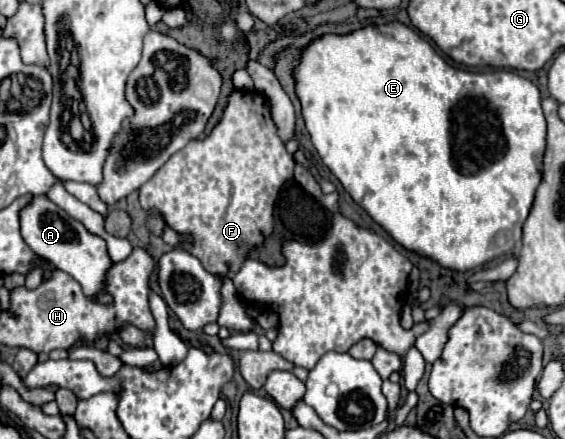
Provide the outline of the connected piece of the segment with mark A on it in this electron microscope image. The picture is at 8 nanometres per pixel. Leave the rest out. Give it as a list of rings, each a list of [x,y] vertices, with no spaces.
[[[36,196],[34,202],[30,202],[30,206],[22,210],[20,226],[22,226],[24,240],[40,258],[46,258],[52,266],[70,274],[82,286],[82,292],[94,302],[112,304],[112,296],[104,292],[106,274],[112,266],[112,260],[106,252],[104,238],[88,232],[82,222],[70,218],[62,208],[58,208],[46,196]]]

